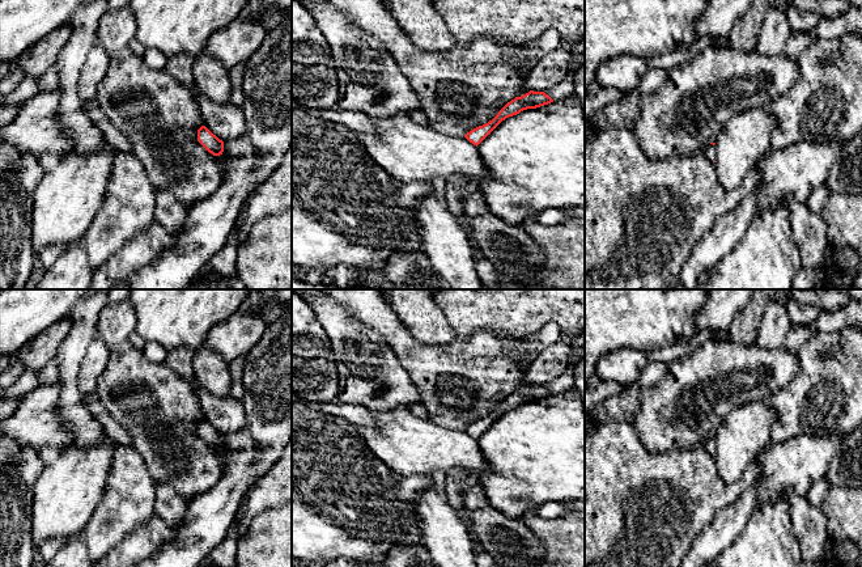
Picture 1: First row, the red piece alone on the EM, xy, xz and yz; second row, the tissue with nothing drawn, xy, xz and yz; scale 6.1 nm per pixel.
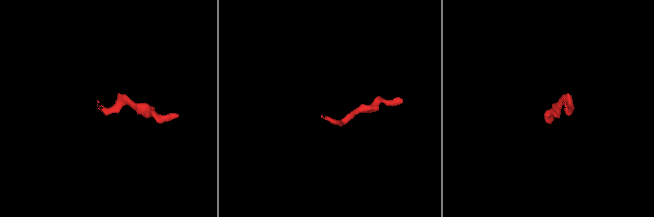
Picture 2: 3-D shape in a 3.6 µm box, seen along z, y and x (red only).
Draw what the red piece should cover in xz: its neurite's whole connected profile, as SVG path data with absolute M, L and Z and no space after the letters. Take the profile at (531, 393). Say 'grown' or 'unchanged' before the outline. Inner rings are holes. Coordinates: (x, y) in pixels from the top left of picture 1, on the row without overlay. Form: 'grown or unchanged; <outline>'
unchanged; M530 384L528 386L508 395L492 414L471 423L464 431L477 440L506 411L517 409L523 403L536 402L551 395L553 395L553 393L544 385Z

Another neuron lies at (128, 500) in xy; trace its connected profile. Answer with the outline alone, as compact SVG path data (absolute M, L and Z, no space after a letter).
M115 443L103 498L80 532L94 563L154 516L156 486L143 456Z

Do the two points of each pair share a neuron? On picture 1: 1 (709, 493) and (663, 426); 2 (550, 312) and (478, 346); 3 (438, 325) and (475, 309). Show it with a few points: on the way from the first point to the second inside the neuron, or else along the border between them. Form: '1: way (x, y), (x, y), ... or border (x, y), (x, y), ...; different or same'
1: border (703, 445), (663, 452), (649, 451); different
2: border (529, 337), (501, 339), (476, 330), (468, 338); different
3: border (434, 303), (442, 312), (455, 338); different

